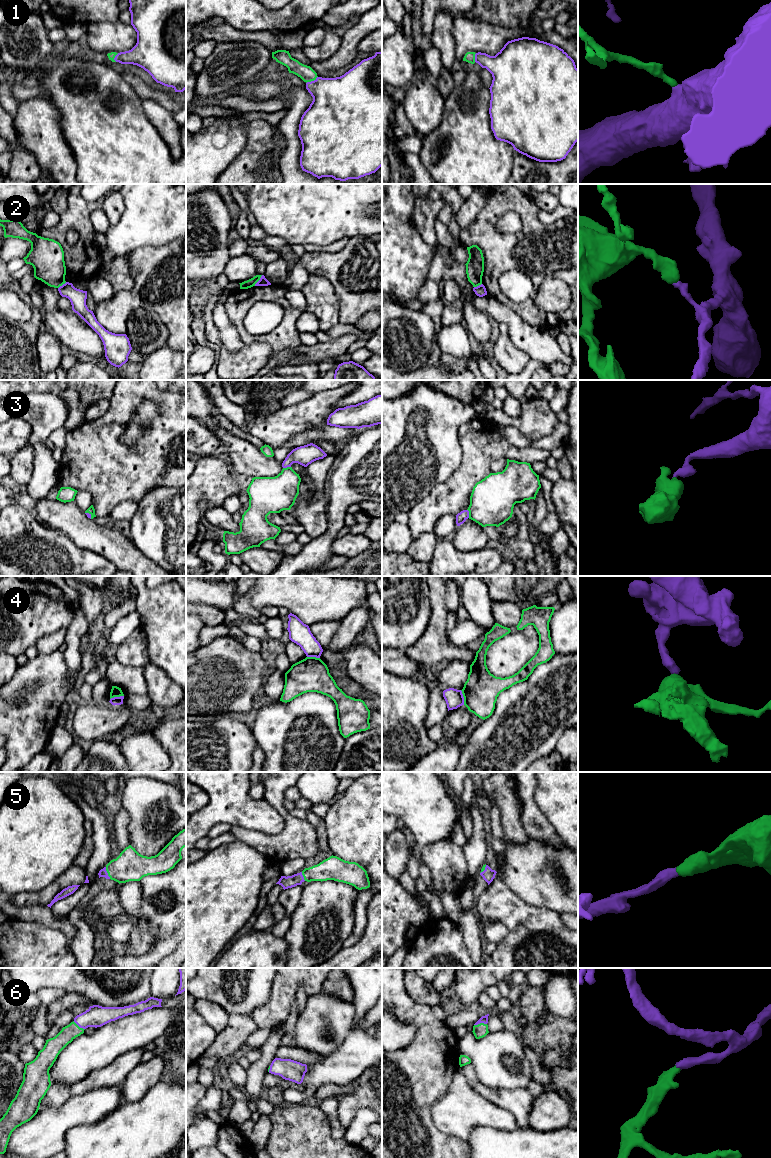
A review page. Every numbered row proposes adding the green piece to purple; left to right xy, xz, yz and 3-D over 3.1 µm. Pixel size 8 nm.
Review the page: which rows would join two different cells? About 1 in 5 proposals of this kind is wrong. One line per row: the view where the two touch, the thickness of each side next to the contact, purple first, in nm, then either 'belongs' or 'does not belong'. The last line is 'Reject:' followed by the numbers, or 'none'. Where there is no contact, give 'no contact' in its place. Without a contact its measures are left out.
1: xz | 360/120 nm | belongs
2: xz | 70/70 nm | does not belong
3: yz | 90/360 nm | belongs
4: yz | 150/280 nm | does not belong
5: xy | 60/240 nm | belongs
6: yz | 60/110 nm | belongs
Reject: 2, 4

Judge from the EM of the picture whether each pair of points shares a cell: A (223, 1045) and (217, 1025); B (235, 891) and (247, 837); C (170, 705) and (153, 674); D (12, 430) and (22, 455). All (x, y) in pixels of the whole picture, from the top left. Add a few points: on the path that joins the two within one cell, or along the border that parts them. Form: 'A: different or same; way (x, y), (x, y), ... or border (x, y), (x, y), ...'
A: different; border (230, 1015), (227, 1024), (218, 1033)
B: different; border (237, 839), (266, 854)
C: same; way (169, 697), (161, 689), (158, 682)
D: different; border (27, 444), (10, 456)

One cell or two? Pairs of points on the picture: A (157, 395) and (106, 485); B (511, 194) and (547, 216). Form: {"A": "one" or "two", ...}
{"A": "one", "B": "two"}

